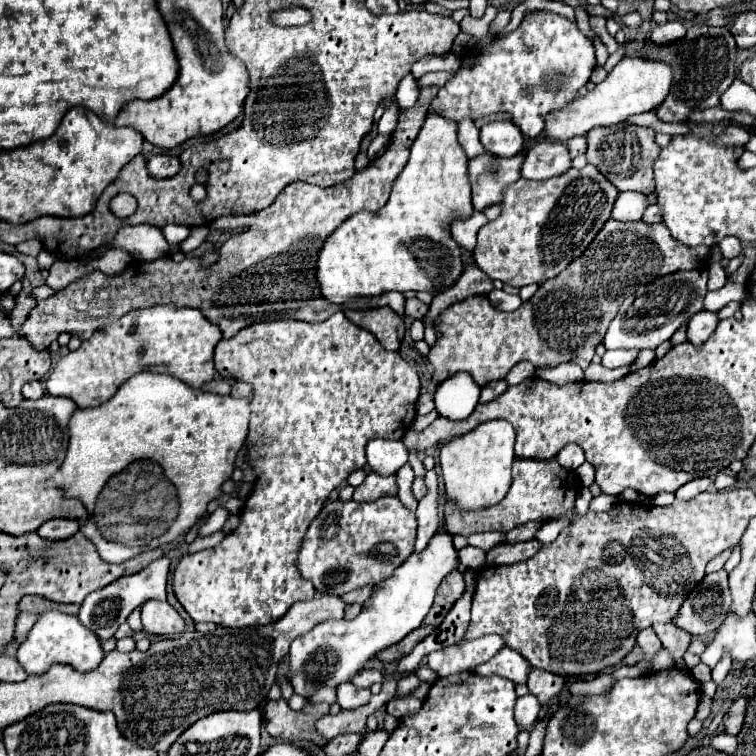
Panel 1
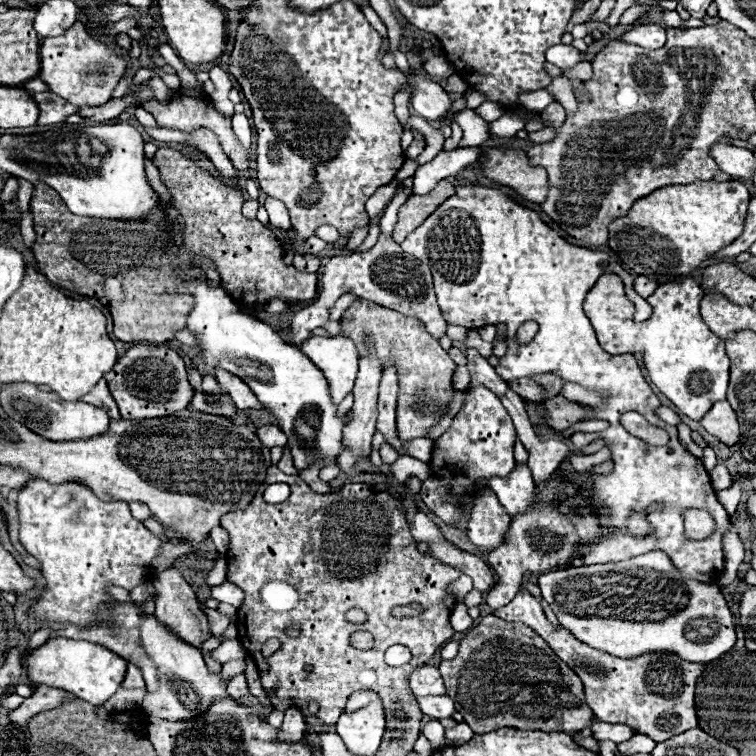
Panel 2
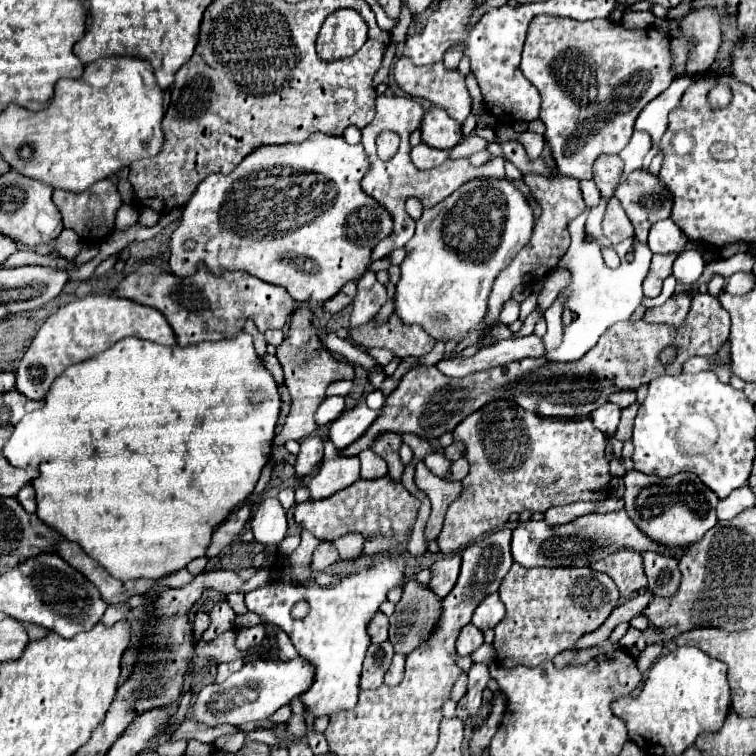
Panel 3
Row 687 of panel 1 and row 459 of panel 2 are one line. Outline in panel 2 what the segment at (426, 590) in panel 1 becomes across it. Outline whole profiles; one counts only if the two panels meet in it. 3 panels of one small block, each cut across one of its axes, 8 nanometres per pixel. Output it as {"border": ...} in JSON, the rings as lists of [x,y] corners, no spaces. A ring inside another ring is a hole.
{"border":[[[196,278],[180,286],[178,292],[188,292],[196,300],[188,318],[188,328],[198,336],[206,364],[214,368],[220,366],[240,376],[250,386],[288,436],[294,466],[304,470],[322,458],[336,460],[346,450],[342,444],[342,428],[348,424],[348,414],[336,414],[338,404],[334,404],[330,396],[328,380],[322,370],[314,368],[296,346],[284,342],[266,322],[240,312],[238,304],[224,292],[222,284],[210,288],[206,280]]]}

